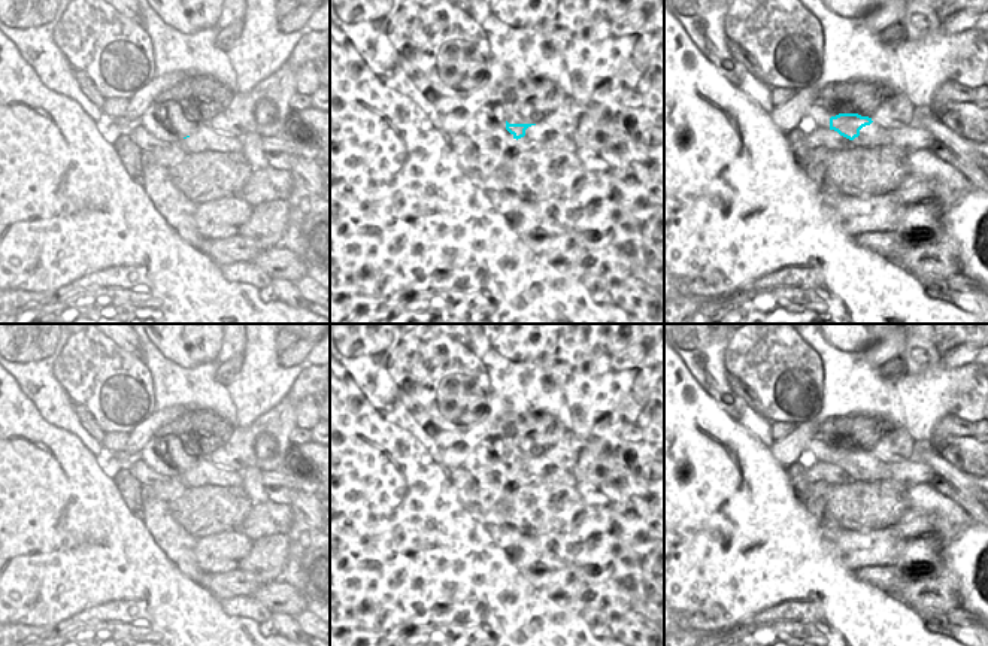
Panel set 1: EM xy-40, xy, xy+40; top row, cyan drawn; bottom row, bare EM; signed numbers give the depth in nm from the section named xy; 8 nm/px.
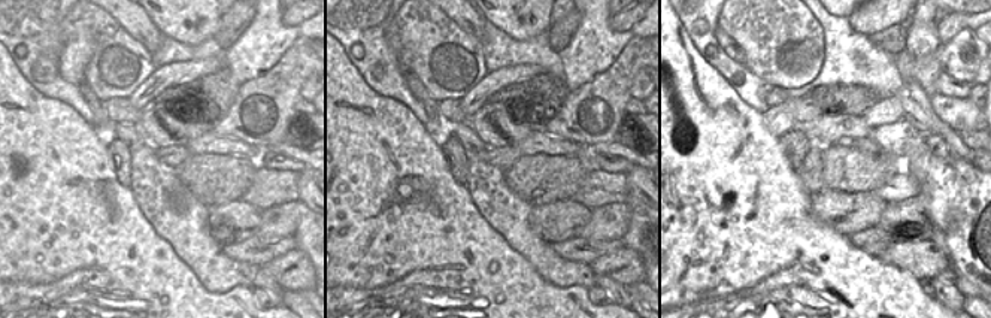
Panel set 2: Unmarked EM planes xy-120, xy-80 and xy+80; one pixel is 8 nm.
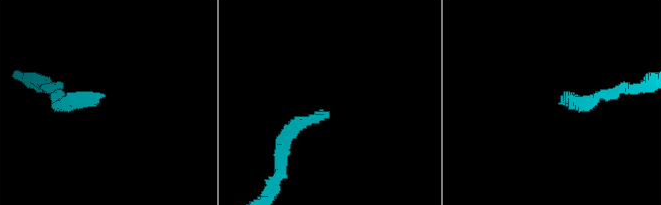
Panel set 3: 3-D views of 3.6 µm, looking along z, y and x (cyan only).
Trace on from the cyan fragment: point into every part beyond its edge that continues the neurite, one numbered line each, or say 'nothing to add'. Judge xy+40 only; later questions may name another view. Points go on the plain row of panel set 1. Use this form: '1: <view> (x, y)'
1: xy+40 (870, 470)

